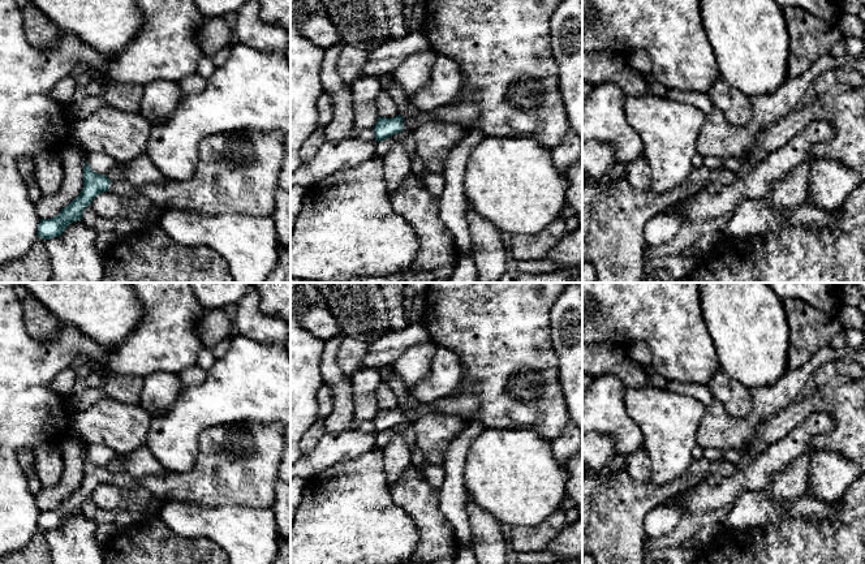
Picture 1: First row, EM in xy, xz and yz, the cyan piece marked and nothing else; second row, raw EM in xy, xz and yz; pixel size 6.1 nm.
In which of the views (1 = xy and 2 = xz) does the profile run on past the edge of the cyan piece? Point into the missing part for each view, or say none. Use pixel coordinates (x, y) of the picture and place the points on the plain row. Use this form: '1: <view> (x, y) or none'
1: xy (237, 464)
2: xz (500, 331)

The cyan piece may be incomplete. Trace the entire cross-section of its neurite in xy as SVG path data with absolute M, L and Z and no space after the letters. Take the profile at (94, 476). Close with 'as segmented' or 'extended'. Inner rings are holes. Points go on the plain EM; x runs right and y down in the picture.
M240 421L201 431L199 451L188 473L135 479L126 472L111 473L85 455L81 486L61 504L40 512L38 529L50 531L82 511L83 501L104 483L119 488L147 488L160 504L185 500L206 507L271 508L284 452L281 425Z; extended

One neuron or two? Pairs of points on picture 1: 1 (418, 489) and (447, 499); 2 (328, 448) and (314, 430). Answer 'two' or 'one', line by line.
1: two
2: two

